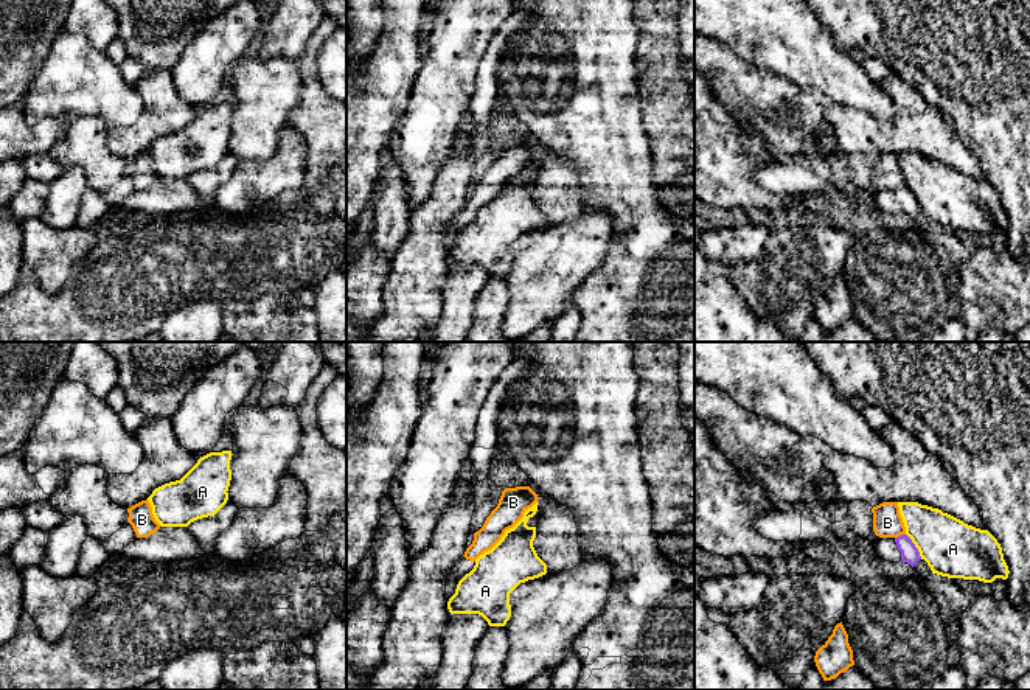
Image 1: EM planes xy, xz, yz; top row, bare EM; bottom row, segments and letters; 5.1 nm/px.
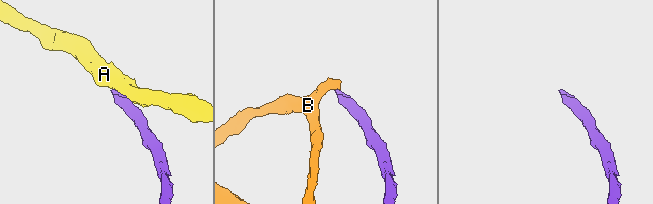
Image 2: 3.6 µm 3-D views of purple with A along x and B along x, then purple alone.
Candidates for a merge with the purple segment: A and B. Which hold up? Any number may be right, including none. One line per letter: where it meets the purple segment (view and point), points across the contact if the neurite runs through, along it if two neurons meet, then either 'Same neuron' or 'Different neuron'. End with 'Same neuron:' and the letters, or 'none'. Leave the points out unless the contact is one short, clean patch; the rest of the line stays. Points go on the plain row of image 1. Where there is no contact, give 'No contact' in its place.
A: Touches purple at yz (914, 198). Boundary: yz (906, 185), (922, 210). Different neuron
B: Touches purple at yz (901, 187). Boundary: yz (904, 185), (895, 190). Different neuron
Same neuron: none

